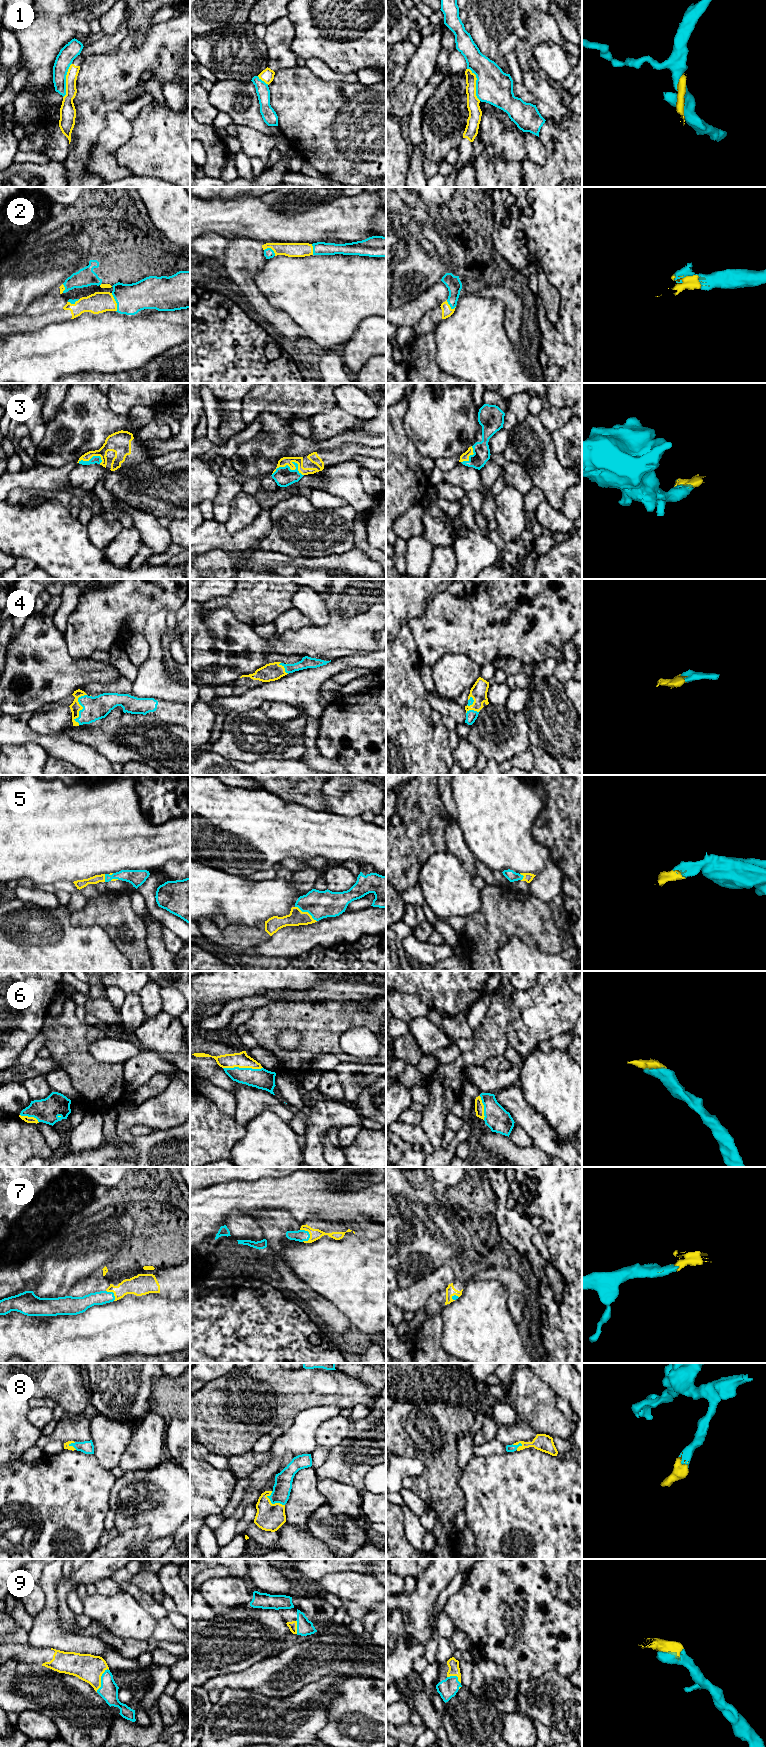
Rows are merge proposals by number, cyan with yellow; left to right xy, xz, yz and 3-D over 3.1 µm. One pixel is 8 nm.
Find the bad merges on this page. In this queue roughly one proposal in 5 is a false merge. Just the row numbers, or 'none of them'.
1

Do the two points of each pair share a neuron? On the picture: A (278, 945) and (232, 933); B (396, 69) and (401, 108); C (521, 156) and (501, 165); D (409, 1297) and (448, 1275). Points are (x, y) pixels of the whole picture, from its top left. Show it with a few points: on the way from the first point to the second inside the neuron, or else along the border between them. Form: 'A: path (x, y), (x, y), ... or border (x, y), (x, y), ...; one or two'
A: border (271, 936), (253, 947); two
B: border (409, 62), (401, 81), (396, 86); two
C: border (523, 161), (504, 161), (496, 158), (497, 176); two
D: path (419, 1292), (428, 1285), (438, 1281); one

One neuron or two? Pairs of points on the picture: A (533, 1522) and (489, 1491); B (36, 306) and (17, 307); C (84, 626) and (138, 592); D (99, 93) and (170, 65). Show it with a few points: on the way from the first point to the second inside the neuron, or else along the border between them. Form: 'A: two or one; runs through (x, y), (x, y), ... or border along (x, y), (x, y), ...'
A: one; runs through (522, 1511), (500, 1491)
B: two; border along (47, 292), (37, 297), (28, 306)
C: one; runs through (97, 619), (108, 608), (125, 596)
D: one; runs through (117, 75), (130, 65), (152, 65)

